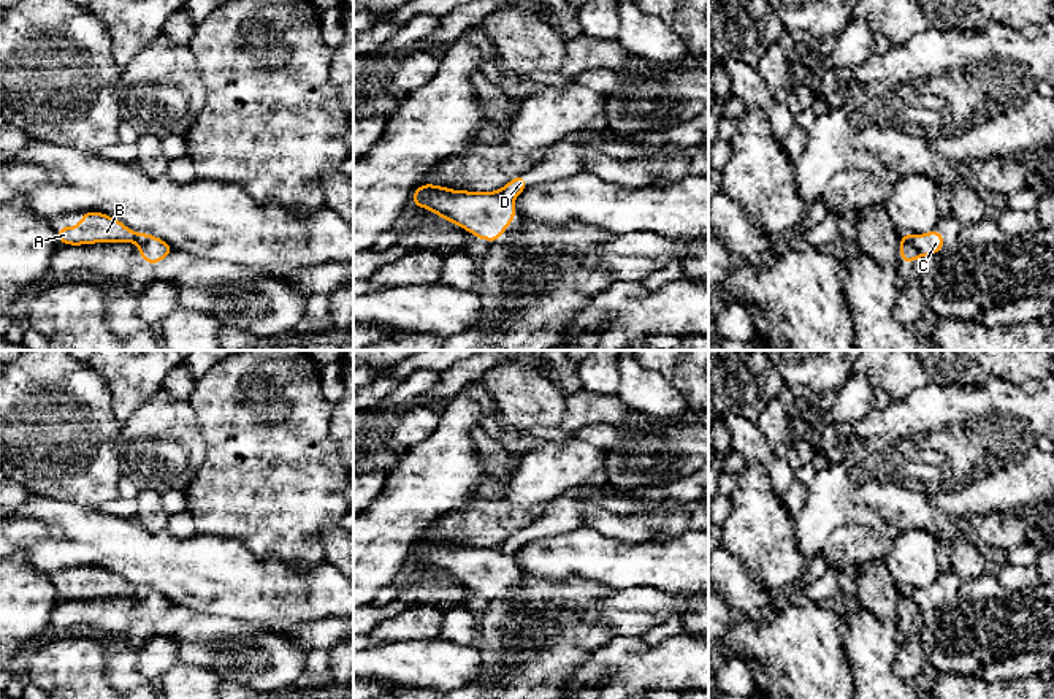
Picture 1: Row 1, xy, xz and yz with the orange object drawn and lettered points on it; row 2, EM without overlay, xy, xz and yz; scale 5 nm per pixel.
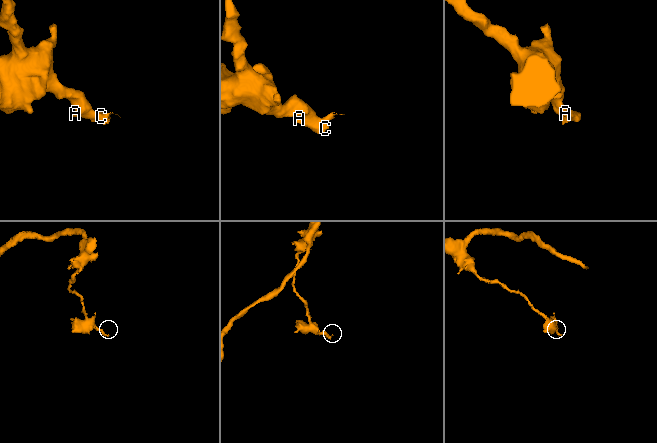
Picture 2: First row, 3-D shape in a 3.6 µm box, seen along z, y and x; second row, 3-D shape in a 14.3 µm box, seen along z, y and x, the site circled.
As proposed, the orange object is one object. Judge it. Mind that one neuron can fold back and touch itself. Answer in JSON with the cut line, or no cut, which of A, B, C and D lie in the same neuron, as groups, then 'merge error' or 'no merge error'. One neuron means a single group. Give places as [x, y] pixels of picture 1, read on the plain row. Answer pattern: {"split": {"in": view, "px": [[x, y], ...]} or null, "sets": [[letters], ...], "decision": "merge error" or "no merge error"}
{"split": {"in": "yz", "px": [[902, 590], [921, 611]]}, "sets": [["A", "B", "C"], ["D"]], "decision": "merge error"}

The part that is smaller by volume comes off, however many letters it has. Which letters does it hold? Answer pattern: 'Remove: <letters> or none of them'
Remove: D

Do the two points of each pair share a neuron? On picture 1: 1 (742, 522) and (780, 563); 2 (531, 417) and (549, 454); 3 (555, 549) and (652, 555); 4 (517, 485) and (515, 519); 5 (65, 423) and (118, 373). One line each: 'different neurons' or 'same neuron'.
1: same neuron
2: different neurons
3: same neuron
4: different neurons
5: different neurons

